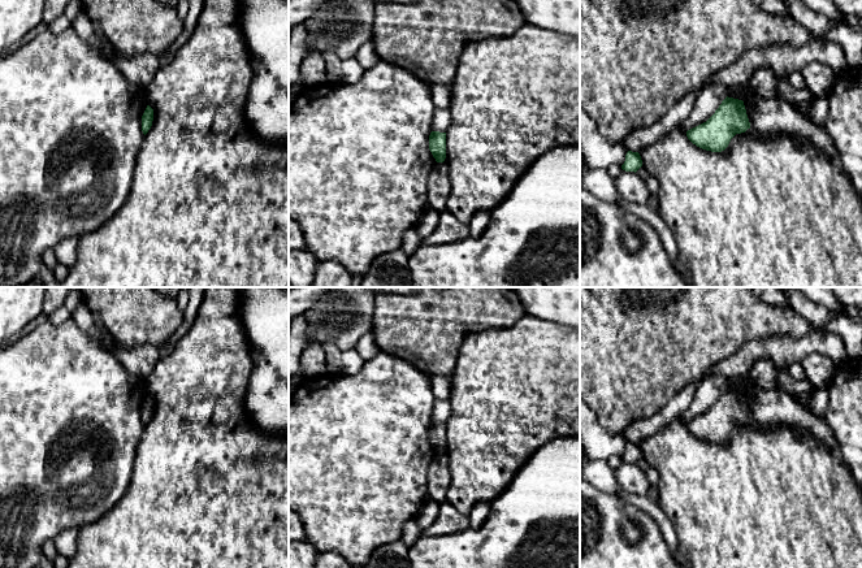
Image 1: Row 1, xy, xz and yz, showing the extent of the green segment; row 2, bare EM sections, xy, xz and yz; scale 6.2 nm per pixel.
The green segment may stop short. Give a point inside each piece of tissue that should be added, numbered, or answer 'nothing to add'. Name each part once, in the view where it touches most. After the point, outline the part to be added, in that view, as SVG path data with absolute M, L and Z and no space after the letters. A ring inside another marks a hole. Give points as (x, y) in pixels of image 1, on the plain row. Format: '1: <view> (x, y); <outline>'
nothing to add

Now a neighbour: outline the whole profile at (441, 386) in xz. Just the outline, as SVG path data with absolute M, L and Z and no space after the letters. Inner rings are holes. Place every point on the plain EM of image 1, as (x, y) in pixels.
M430 376L429 378L436 399L449 400L451 393L450 380L443 376Z

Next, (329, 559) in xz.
M335 551L319 552L315 568L352 568L350 563Z

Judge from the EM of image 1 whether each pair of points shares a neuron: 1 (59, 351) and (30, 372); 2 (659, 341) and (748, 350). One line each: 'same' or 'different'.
1: same
2: different

